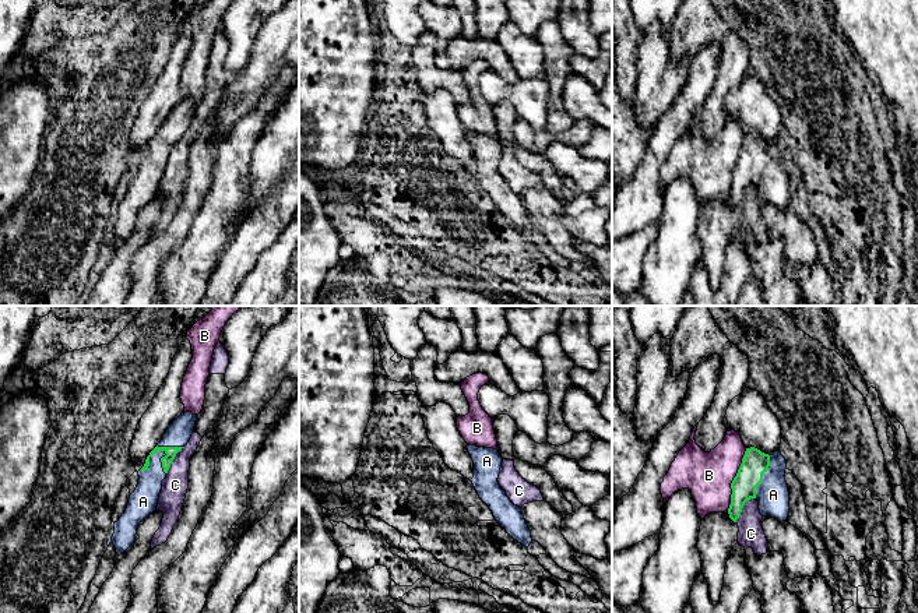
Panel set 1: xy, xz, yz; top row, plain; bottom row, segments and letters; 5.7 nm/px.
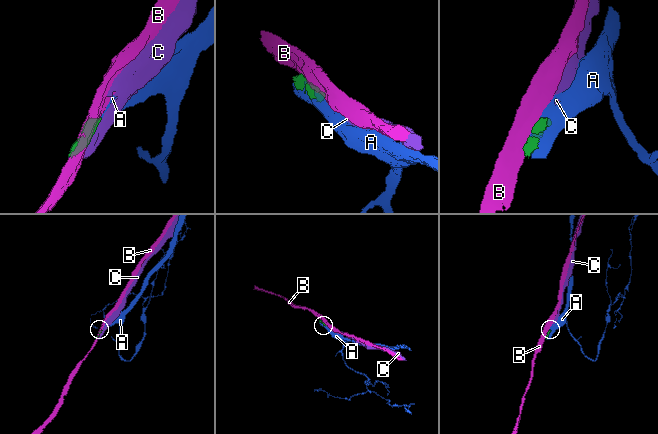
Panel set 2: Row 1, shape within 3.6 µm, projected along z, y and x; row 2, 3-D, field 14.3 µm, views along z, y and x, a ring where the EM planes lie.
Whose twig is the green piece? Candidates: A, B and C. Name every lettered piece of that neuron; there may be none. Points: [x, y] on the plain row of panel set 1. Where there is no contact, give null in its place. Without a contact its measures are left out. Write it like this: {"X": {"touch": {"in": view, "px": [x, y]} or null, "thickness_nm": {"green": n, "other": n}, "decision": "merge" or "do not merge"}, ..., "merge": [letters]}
{"A": {"touch": {"in": "xy", "px": [148, 147]}, "thickness_nm": {"green": 70, "other": 170}, "decision": "merge"}, "B": {"touch": {"in": "yz", "px": [734, 166]}, "thickness_nm": {"green": 150, "other": 280}, "decision": "do not merge"}, "C": {"touch": {"in": "yz", "px": [742, 194]}, "thickness_nm": {"green": 150, "other": 150}, "decision": "do not merge"}, "merge": ["A"]}

